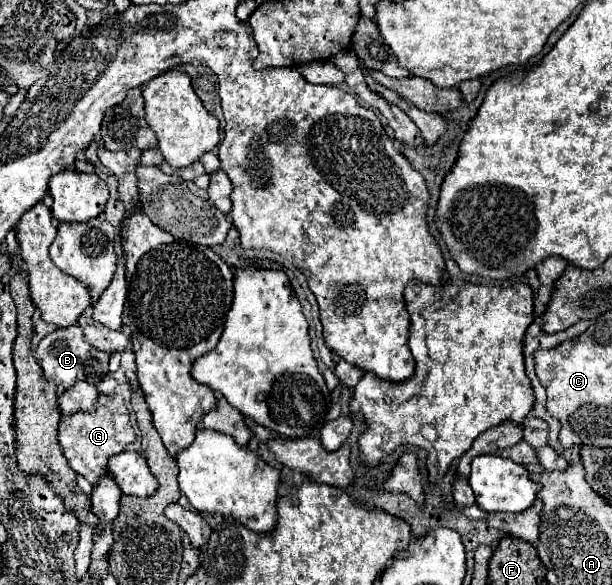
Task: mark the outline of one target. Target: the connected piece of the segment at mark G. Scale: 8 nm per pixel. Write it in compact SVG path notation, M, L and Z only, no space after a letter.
M98 394L96 406L90 412L76 412L70 416L62 416L58 426L58 442L68 458L68 464L74 472L84 476L92 486L98 484L98 480L108 474L108 458L122 452L128 444L136 440L134 428L130 424L130 414L124 404L124 398L114 394Z

